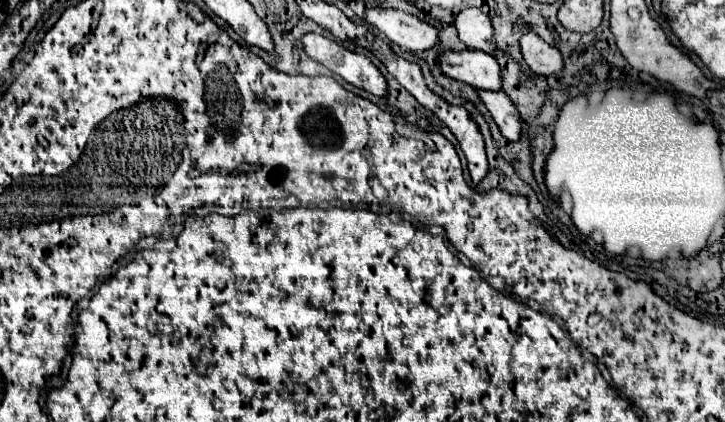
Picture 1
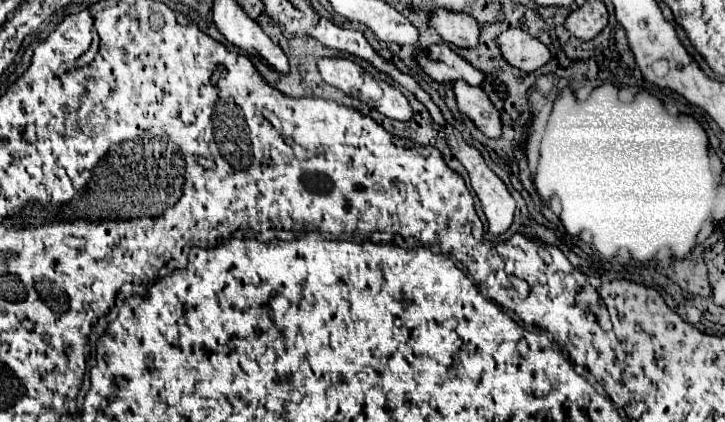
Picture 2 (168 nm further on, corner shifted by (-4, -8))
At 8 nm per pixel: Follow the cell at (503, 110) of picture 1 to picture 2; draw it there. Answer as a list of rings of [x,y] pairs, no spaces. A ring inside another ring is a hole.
[[[455,82],[453,90],[457,96],[459,110],[469,116],[485,136],[501,138],[501,114],[495,106],[491,106],[493,102],[489,100],[489,96],[479,86],[469,86],[467,82]]]

